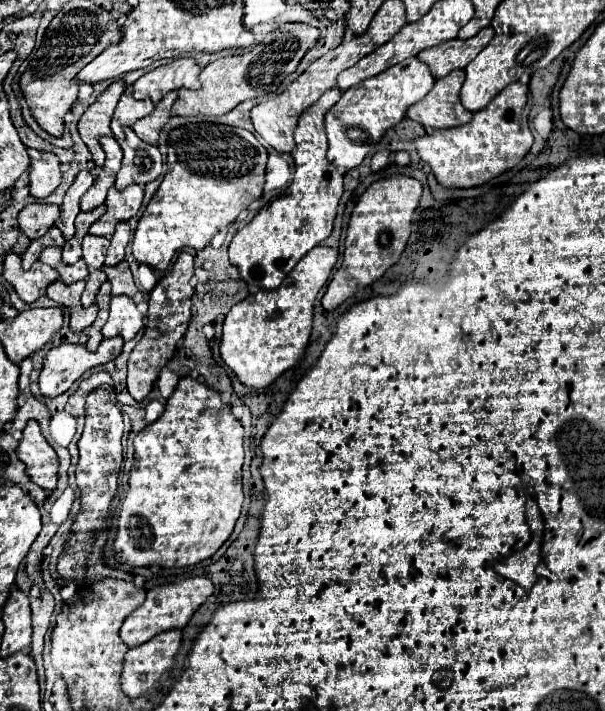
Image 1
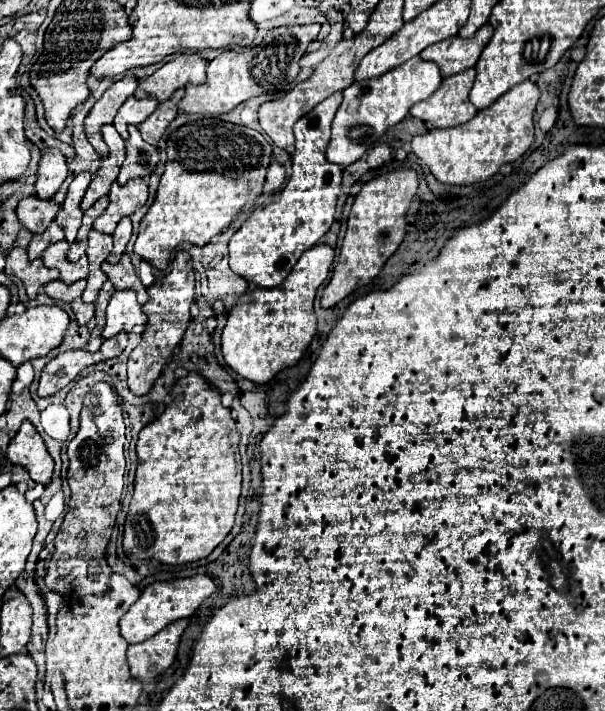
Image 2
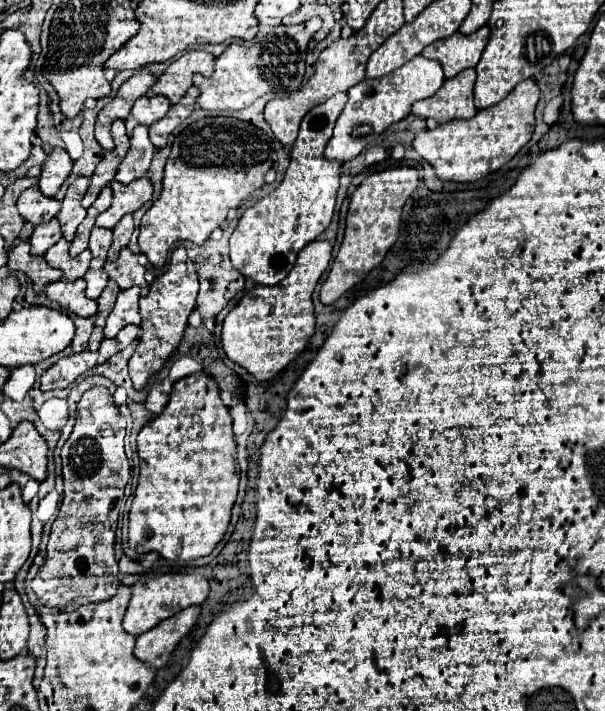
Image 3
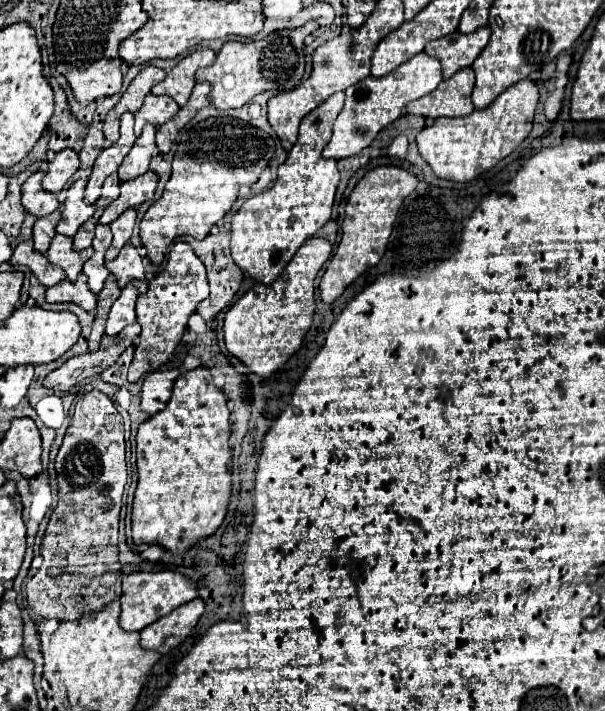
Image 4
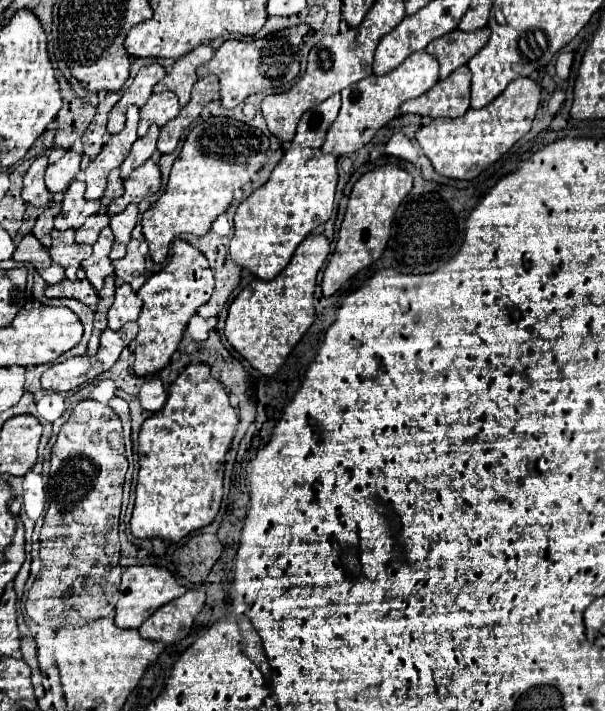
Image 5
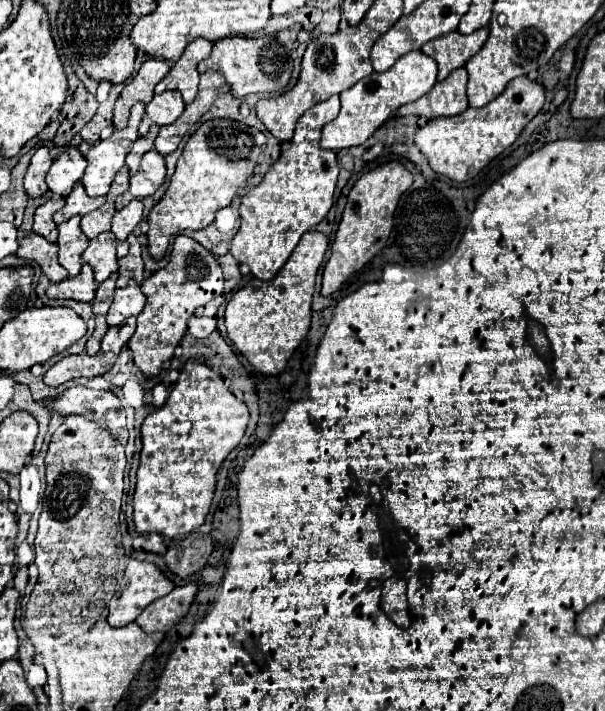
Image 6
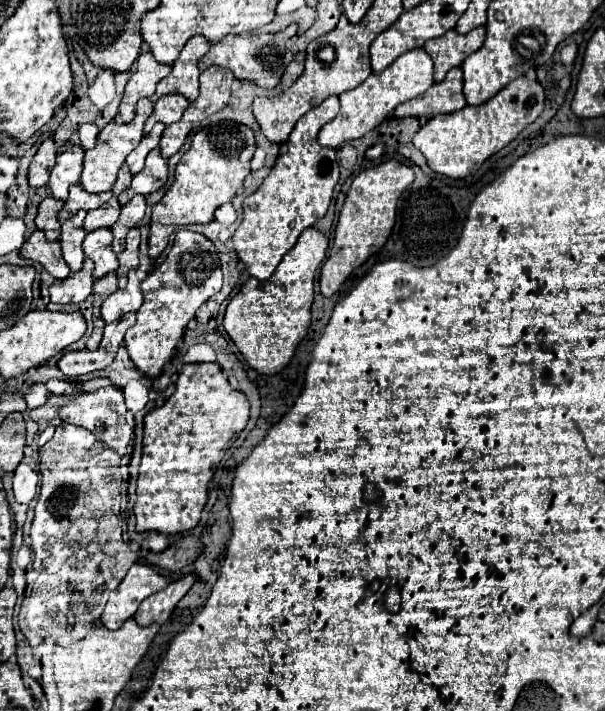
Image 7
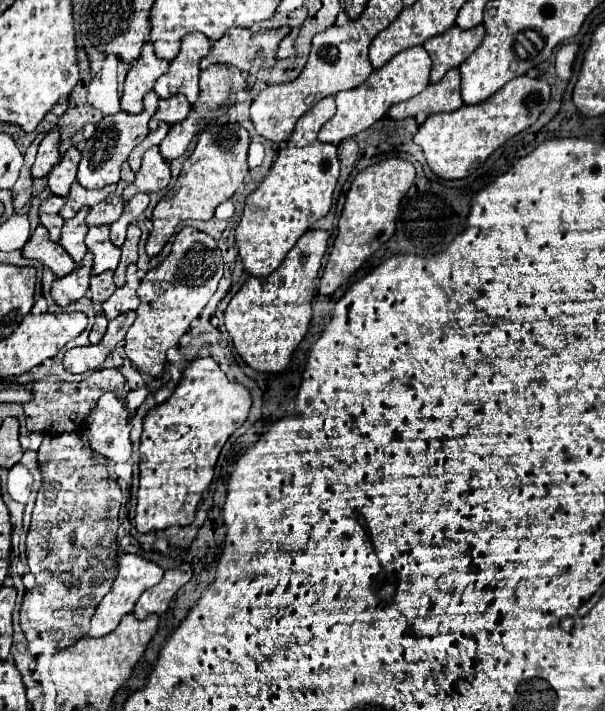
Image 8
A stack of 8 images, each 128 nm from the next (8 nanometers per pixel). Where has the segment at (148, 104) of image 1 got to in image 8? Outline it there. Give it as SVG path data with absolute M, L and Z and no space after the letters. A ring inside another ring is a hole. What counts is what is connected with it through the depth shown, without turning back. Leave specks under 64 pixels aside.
M176 94L172 98L160 100L160 106L154 118L166 124L176 124L176 122L182 122L188 116L188 112L190 112L190 102L186 100L184 94Z

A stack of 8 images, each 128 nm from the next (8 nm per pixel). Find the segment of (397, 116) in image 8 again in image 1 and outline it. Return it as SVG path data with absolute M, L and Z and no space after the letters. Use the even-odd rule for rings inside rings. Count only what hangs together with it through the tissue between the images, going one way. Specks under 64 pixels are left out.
M454 70L444 78L438 78L434 88L414 106L408 108L406 116L424 128L454 128L468 124L472 112L460 104L460 88L464 84L464 70Z

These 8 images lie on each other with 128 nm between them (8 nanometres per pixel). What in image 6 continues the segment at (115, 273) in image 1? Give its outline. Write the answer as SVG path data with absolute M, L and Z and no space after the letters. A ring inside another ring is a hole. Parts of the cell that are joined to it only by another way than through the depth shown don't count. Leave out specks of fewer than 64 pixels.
M134 234L128 236L128 244L130 244L130 252L128 256L118 260L120 266L120 276L122 278L132 278L136 280L136 284L140 284L144 280L144 262L142 262L142 250L140 244L136 240Z

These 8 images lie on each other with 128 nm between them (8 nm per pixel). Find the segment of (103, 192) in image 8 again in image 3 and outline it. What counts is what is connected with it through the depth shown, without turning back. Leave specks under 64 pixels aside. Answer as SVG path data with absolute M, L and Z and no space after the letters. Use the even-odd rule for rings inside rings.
M78 176L70 186L68 186L68 192L62 200L62 210L58 212L58 222L60 222L60 228L64 232L64 238L72 242L74 234L76 234L76 228L78 224L86 218L86 210L82 208L82 198L86 194L90 186L90 178L86 176Z

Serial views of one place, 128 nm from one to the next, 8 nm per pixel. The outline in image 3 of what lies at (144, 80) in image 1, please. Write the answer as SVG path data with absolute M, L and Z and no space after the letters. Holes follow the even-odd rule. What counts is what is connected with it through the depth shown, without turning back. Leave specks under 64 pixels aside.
M188 50L164 70L164 74L156 80L156 84L150 90L152 94L166 96L170 104L178 104L184 92L192 86L192 76L202 74L208 78L212 74L212 68L214 56L210 52Z

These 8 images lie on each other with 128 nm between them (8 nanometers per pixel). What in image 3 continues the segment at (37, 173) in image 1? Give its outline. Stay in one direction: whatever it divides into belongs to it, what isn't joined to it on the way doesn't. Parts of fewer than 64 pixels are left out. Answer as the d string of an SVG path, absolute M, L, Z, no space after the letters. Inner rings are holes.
M54 148L42 166L42 174L38 180L40 192L44 196L54 196L62 182L66 180L66 176L72 172L72 166L74 162L68 156L68 152L64 148Z

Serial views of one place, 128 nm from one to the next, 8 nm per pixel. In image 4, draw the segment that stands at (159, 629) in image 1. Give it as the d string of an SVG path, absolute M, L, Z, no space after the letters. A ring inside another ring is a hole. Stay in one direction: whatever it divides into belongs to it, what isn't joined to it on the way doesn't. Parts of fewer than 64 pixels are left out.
M172 570L124 574L122 576L122 588L124 588L124 592L120 596L120 602L122 602L120 626L128 632L140 632L148 624L170 614L174 608L198 598L198 590L196 590L194 582L190 582L184 574L172 572Z

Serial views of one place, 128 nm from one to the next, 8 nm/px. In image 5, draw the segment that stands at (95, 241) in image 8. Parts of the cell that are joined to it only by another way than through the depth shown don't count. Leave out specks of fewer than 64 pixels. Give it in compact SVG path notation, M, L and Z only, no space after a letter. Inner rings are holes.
M104 228L100 232L100 238L94 244L92 256L82 262L82 270L86 272L88 280L94 284L96 290L100 290L104 286L104 278L114 272L114 266L110 264L110 258L108 258L112 244L114 244L112 230L110 228Z

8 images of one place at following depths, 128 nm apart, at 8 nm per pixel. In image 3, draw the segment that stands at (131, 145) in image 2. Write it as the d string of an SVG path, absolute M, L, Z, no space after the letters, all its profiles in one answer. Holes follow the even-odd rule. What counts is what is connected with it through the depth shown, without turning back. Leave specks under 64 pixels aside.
M136 126L134 134L130 138L130 150L128 150L126 158L122 160L122 164L118 166L116 180L120 184L130 184L132 180L142 178L150 168L154 152L156 152L156 148L152 146L152 142L148 138L148 128Z

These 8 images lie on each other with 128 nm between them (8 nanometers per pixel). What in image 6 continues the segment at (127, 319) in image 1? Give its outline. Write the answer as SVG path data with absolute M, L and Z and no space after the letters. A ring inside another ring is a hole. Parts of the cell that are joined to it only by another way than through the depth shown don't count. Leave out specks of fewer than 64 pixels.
M128 280L124 288L116 288L114 302L108 310L108 326L120 326L128 316L138 316L146 304L146 296L134 280Z

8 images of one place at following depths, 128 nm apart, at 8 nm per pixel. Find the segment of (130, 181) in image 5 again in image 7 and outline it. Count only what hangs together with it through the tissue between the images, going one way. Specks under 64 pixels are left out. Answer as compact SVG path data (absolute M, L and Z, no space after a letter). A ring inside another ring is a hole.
M158 148L152 150L148 156L146 156L146 166L140 174L136 174L132 178L132 190L136 194L142 194L142 196L148 196L156 190L160 190L168 180L168 164L166 160L160 156Z

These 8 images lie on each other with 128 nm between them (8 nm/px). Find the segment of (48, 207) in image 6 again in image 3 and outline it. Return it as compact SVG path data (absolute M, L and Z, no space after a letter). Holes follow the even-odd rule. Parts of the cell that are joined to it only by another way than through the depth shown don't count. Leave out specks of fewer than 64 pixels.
M52 218L50 222L46 224L40 224L34 228L34 234L30 238L30 250L34 256L42 256L46 254L46 250L50 246L54 246L58 240L62 238L62 232L60 232L60 224L56 218Z

